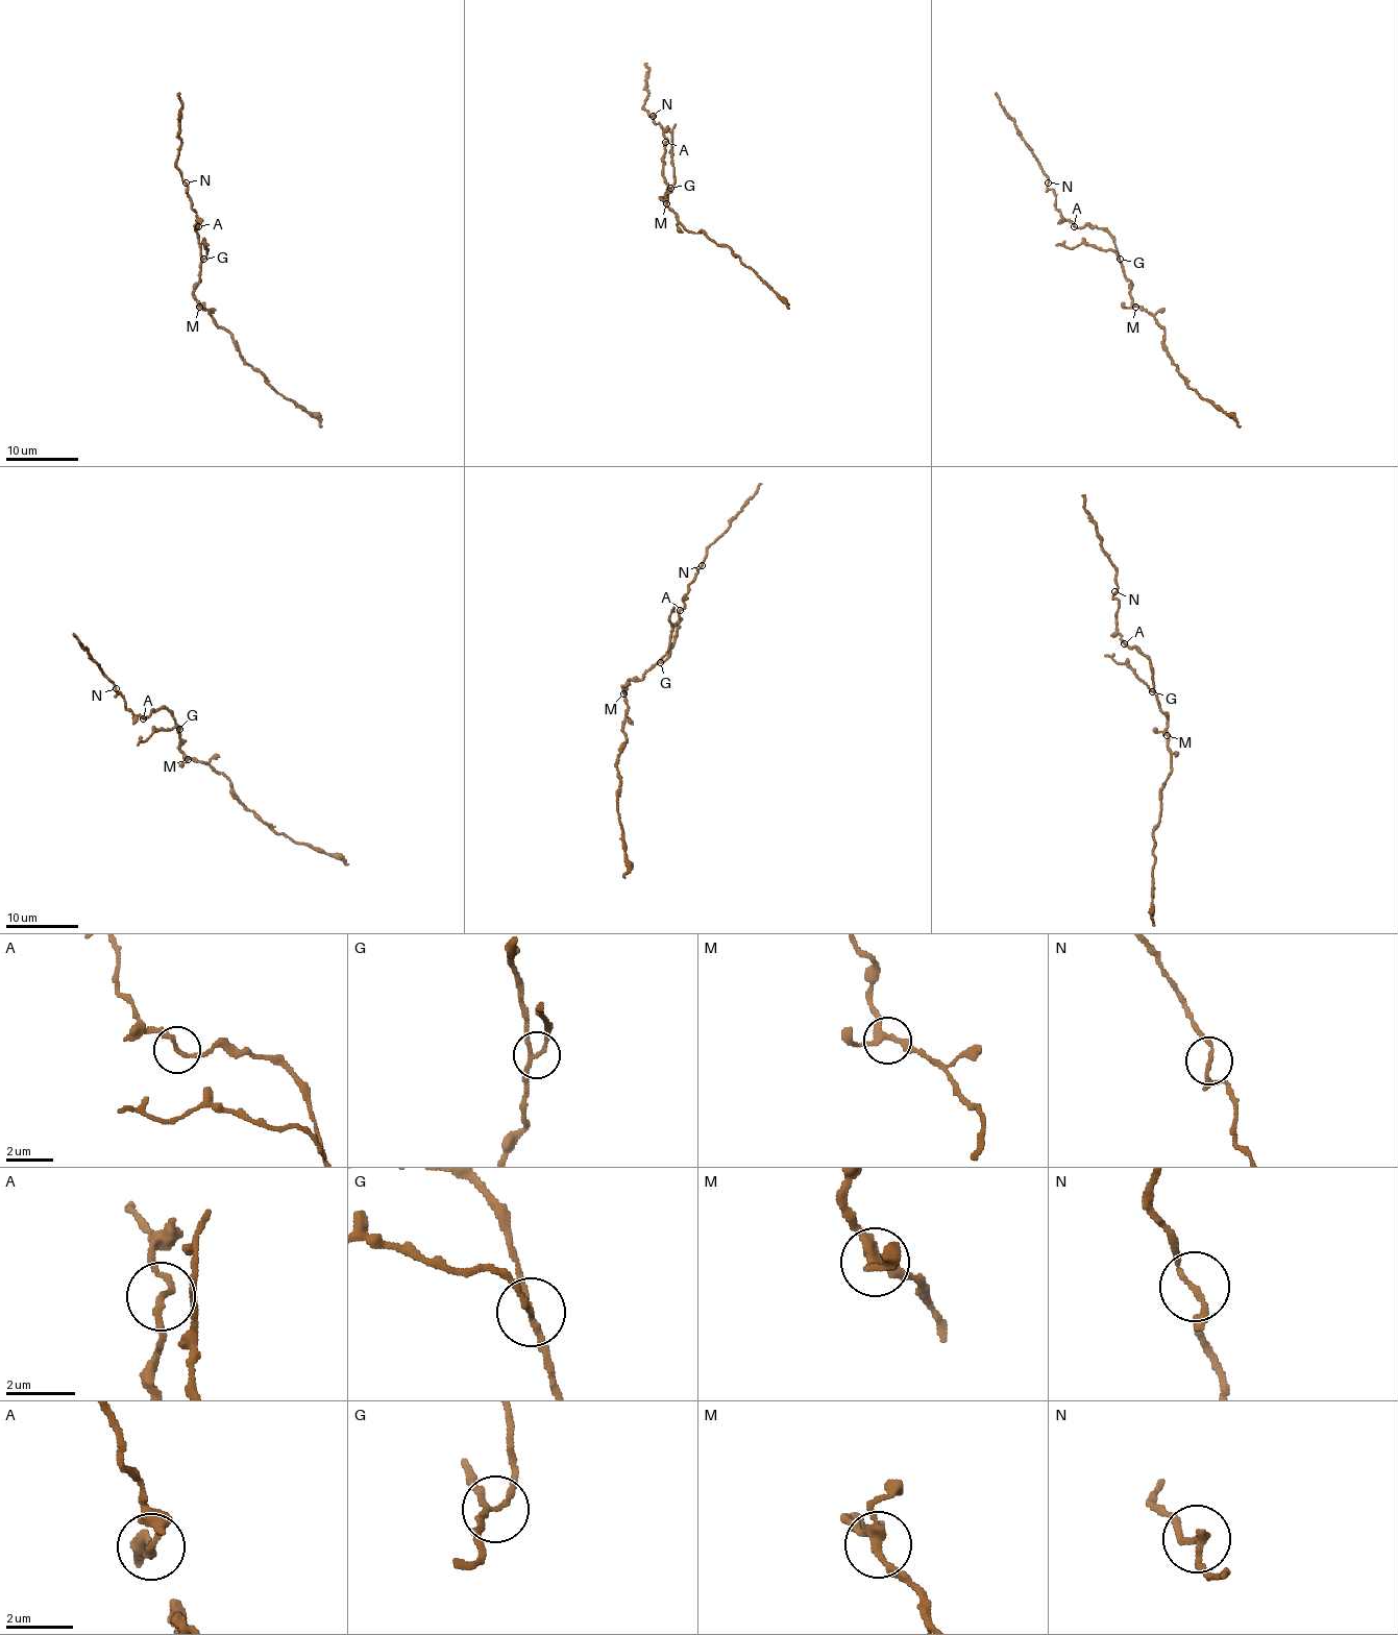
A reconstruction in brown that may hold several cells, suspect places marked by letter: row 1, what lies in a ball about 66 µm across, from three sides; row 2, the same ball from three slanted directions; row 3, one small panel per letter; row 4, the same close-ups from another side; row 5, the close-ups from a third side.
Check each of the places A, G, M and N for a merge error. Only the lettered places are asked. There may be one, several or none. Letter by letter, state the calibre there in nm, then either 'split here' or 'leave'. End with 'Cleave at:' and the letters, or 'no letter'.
A: 170 nm | leave
G: 150 nm | split here
M: 260 nm | leave
N: 130 nm | leave
Cleave at: G

